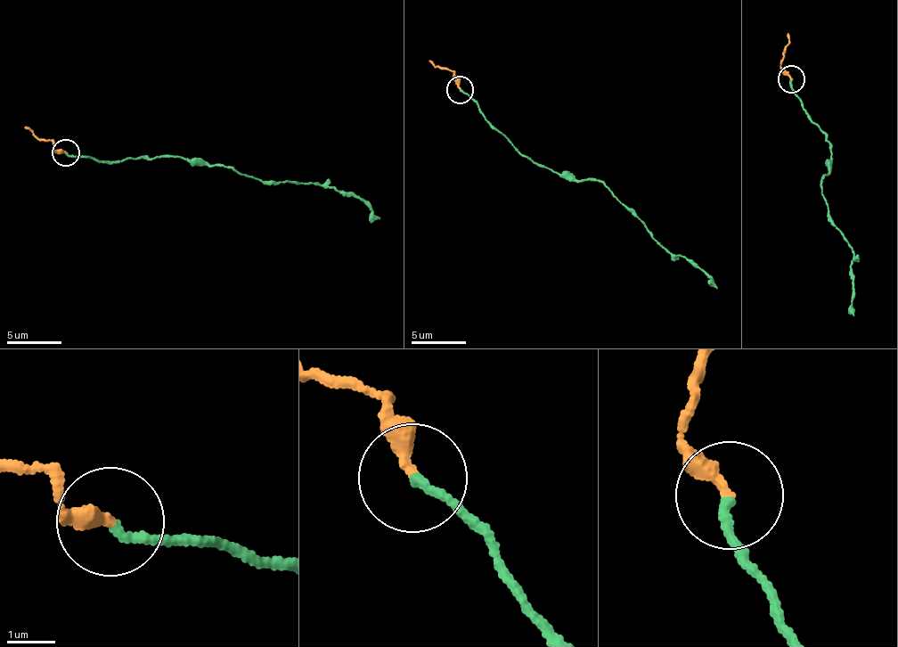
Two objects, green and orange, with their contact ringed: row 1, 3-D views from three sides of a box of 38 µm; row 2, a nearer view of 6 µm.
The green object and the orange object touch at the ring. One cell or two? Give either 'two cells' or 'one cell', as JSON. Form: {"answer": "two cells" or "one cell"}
{"answer": "two cells"}

